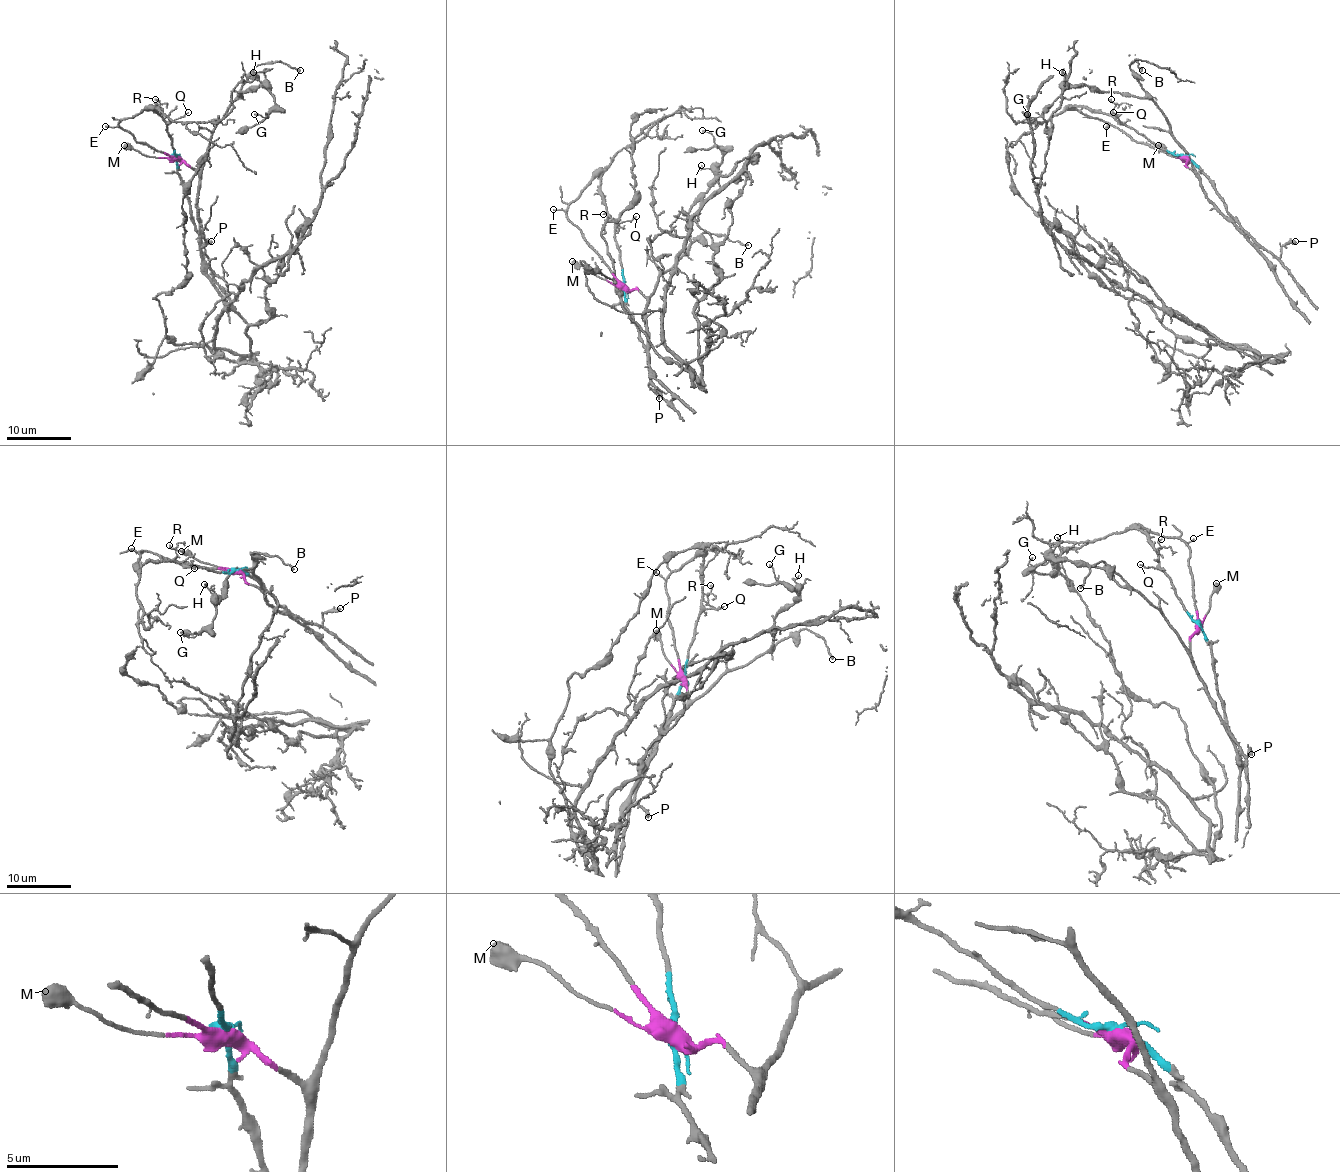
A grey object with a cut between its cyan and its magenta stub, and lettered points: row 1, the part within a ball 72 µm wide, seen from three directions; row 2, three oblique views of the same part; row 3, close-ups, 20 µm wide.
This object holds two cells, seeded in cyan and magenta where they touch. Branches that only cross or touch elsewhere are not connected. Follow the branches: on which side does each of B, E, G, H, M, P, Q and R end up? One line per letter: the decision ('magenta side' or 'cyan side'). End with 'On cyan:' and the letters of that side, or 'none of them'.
B: magenta side
E: magenta side
G: magenta side
H: magenta side
M: magenta side
P: cyan side
Q: cyan side
R: cyan side
On cyan: P, Q, R

